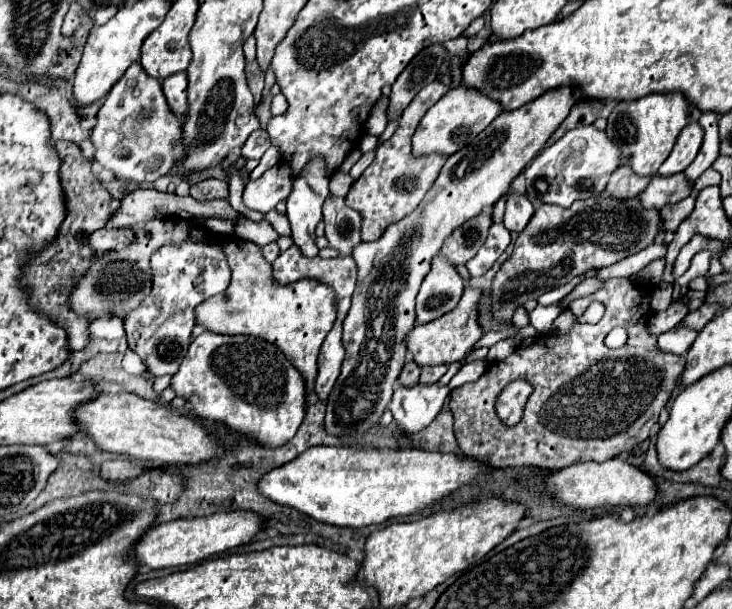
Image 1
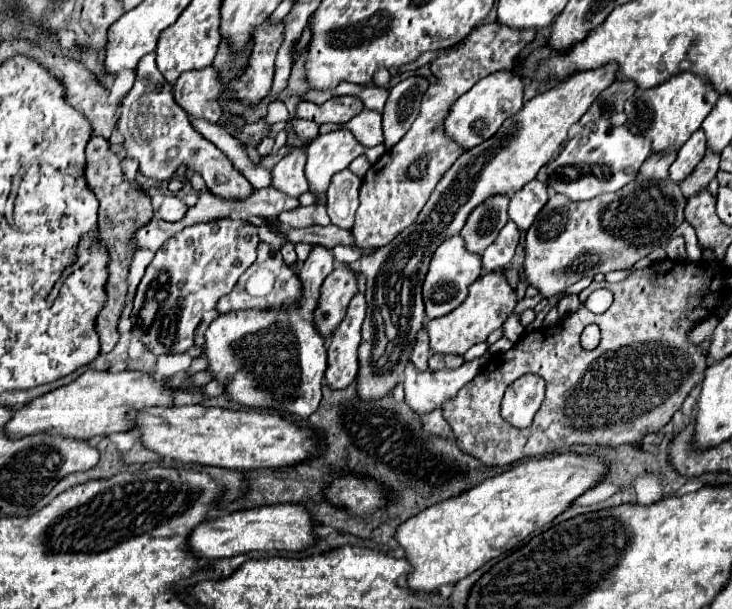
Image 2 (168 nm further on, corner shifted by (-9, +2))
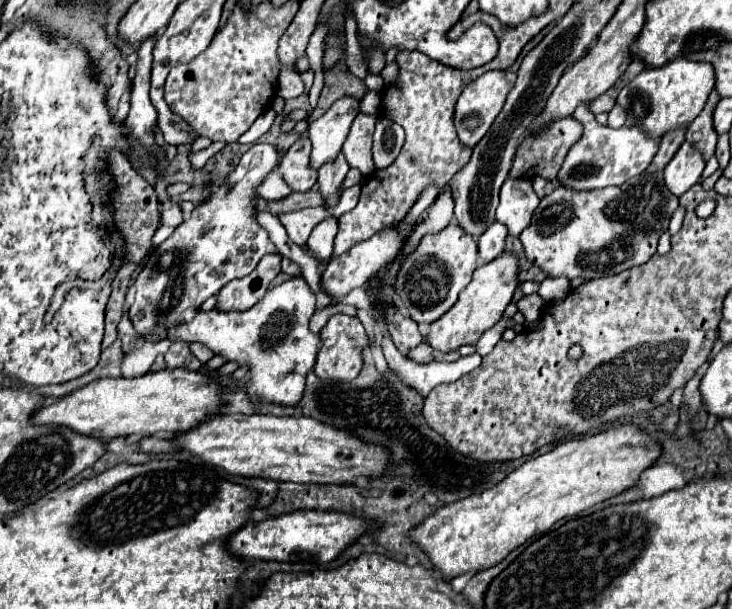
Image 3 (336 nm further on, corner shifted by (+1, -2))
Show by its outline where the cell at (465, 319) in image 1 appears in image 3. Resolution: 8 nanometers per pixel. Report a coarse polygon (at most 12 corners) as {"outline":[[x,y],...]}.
{"outline":[[520,265],[478,267],[456,305],[430,325],[430,347],[476,345],[502,319]]}

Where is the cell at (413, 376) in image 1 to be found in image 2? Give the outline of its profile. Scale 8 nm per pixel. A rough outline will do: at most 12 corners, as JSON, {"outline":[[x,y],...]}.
{"outline":[[418,331],[410,361],[418,371],[428,369],[428,337]]}

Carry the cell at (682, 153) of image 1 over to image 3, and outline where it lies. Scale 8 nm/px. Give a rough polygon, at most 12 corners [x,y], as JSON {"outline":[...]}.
{"outline":[[694,145],[664,169],[668,189],[680,197],[700,181],[706,167]]}

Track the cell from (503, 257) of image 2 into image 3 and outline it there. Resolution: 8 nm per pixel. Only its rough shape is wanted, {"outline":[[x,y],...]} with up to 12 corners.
{"outline":[[494,221],[478,239],[480,263],[504,253],[506,225]]}

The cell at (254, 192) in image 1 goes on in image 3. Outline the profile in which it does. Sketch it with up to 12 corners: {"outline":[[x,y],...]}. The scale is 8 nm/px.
{"outline":[[298,139],[276,171],[294,191],[310,191],[310,139]]}

